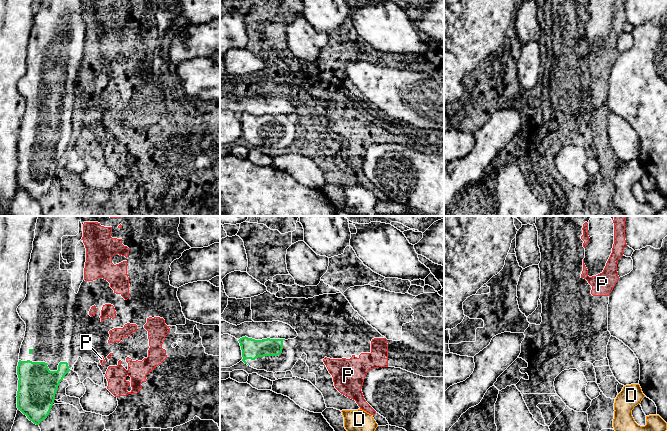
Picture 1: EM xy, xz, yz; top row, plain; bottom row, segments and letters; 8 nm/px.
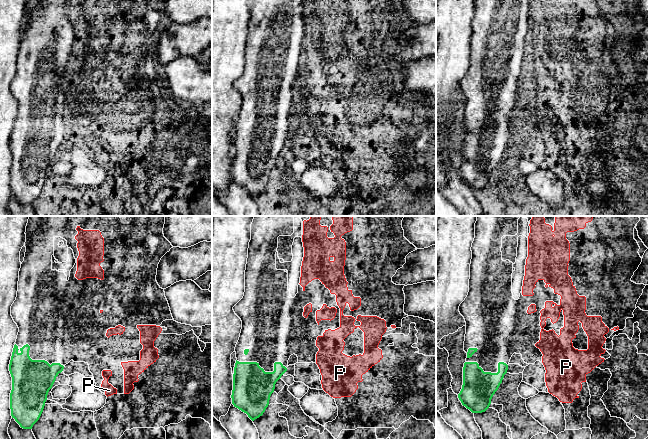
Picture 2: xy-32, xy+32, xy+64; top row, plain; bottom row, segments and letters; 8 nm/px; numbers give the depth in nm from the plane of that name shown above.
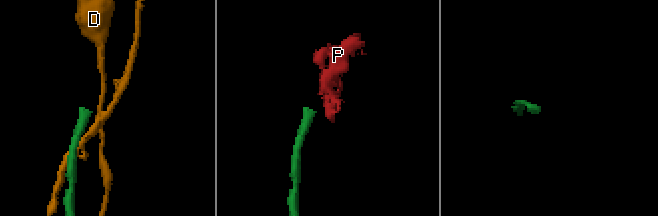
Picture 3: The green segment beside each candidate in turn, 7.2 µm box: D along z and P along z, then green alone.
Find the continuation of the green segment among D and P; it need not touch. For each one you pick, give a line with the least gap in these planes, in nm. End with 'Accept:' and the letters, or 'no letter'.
P: 260 nm
Accept: P

